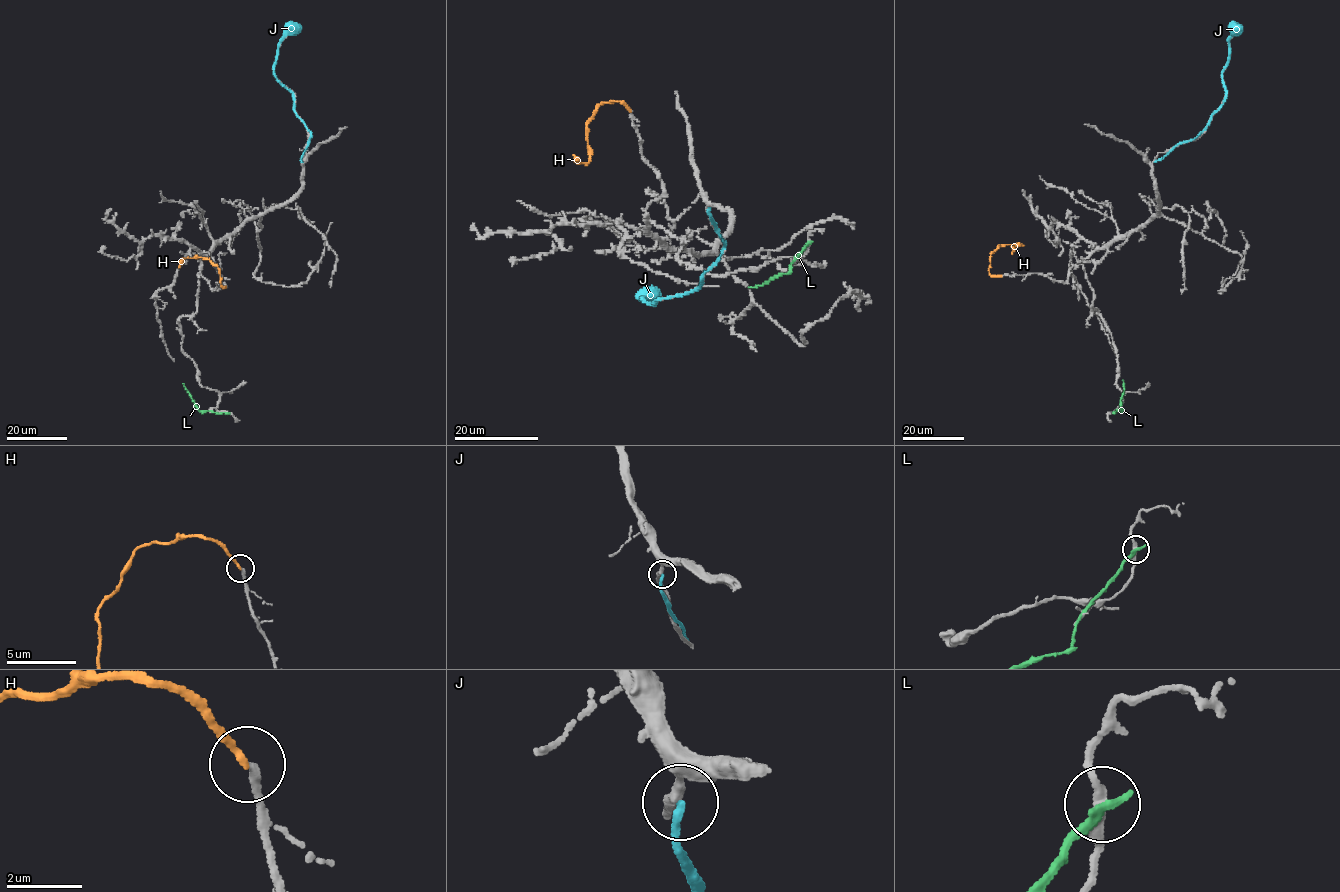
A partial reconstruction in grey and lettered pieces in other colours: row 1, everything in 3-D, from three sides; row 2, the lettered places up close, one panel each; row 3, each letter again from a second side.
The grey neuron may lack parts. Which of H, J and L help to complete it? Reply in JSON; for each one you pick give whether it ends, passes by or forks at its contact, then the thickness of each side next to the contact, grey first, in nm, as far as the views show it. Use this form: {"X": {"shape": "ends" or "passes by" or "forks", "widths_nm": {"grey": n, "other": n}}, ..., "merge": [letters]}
{"H": {"shape": "ends", "widths_nm": {"grey": 200, "other": 170}}, "merge": ["H"]}

